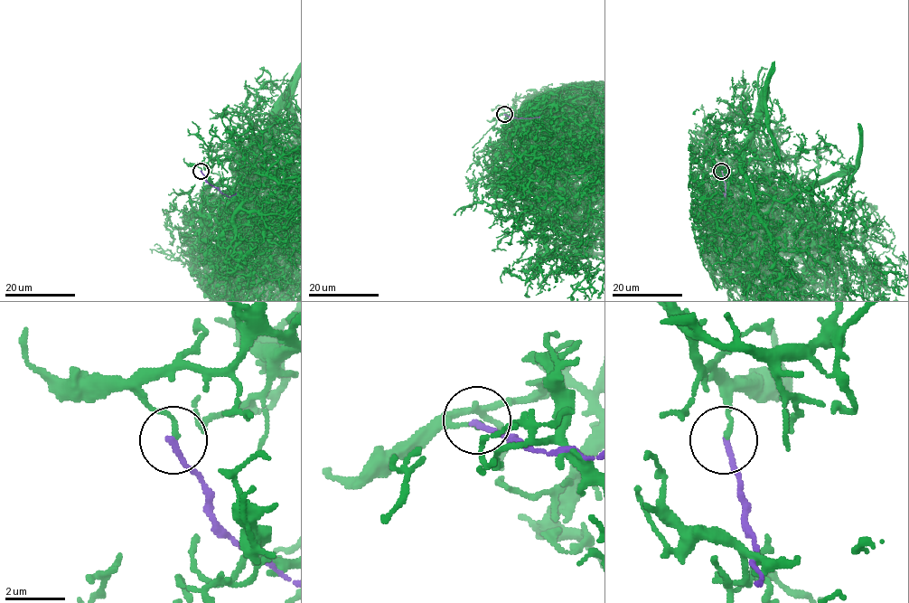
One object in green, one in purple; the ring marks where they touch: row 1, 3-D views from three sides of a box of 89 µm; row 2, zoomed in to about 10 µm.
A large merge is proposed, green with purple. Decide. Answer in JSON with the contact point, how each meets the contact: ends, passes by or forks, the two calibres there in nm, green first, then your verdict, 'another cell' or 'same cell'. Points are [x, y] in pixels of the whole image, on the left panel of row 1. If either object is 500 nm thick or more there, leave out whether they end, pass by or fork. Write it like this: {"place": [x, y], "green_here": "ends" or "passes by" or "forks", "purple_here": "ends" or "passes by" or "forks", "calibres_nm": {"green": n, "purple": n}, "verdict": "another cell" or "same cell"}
{"place": [201, 171], "green_here": "ends", "purple_here": "ends", "calibres_nm": {"green": 140, "purple": 180}, "verdict": "another cell"}

